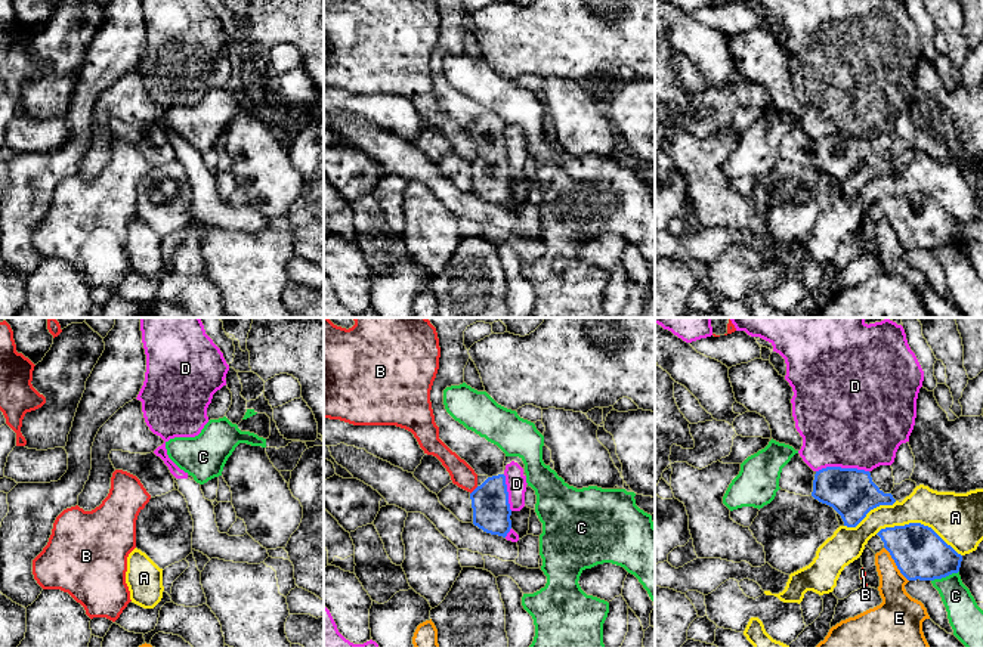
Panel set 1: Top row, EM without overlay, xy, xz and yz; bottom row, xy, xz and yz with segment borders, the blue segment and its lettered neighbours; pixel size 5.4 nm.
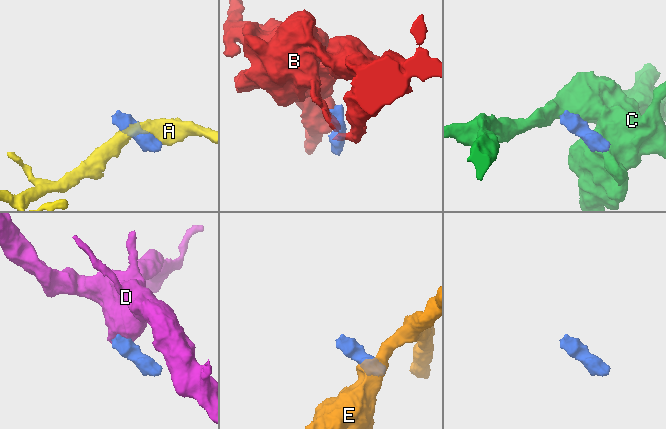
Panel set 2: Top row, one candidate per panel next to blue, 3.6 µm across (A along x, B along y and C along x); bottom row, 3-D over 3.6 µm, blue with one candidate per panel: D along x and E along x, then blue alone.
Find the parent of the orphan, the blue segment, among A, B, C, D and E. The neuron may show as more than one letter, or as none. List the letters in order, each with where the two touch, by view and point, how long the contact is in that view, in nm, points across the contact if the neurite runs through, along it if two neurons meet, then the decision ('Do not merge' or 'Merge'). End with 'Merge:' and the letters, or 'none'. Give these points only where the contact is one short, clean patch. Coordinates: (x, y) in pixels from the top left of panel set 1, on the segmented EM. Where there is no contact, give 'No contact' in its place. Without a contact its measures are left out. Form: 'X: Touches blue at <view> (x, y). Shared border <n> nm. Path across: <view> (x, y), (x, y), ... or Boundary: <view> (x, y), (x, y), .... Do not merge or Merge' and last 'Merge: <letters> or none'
A: Touches blue at yz (918, 523). Shared border 480 nm. Do not merge
B: Touches blue at xz (473, 491). Shared border 60 nm. Boundary: xz (478, 486), (470, 494). Do not merge
C: Touches blue at yz (945, 576). Shared border 160 nm. Boundary: yz (958, 570), (932, 581). Do not merge
D: Touches blue at yz (841, 469). Shared border 280 nm. Boundary: yz (868, 470), (822, 467), (816, 471). Do not merge
E: Touches blue at yz (896, 565). Shared border 240 nm. Boundary: yz (884, 547), (908, 581). Do not merge
Merge: none

